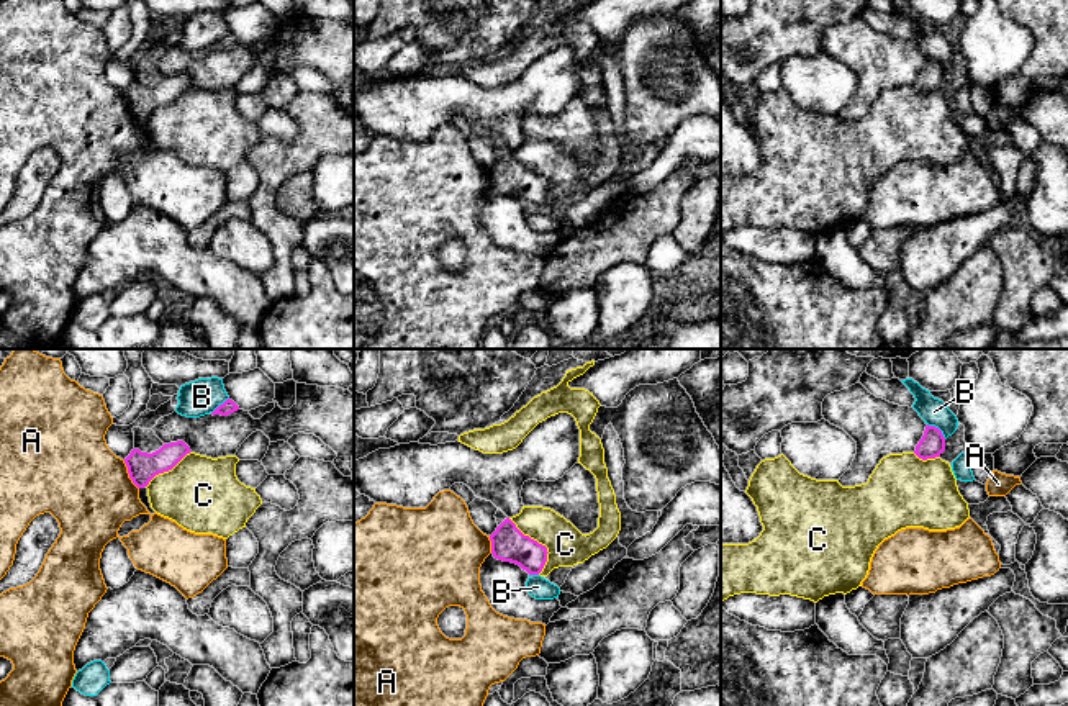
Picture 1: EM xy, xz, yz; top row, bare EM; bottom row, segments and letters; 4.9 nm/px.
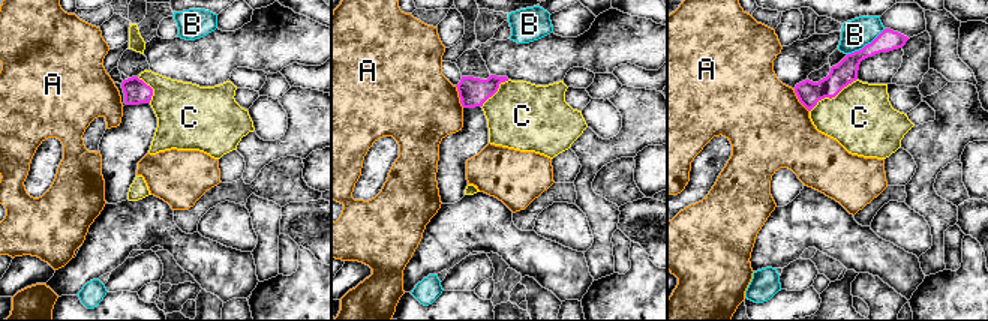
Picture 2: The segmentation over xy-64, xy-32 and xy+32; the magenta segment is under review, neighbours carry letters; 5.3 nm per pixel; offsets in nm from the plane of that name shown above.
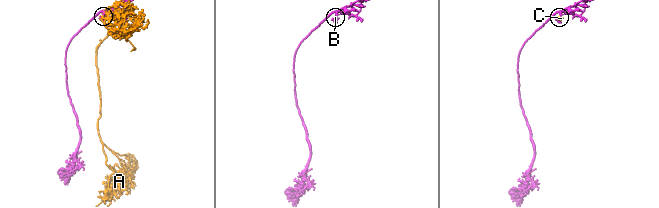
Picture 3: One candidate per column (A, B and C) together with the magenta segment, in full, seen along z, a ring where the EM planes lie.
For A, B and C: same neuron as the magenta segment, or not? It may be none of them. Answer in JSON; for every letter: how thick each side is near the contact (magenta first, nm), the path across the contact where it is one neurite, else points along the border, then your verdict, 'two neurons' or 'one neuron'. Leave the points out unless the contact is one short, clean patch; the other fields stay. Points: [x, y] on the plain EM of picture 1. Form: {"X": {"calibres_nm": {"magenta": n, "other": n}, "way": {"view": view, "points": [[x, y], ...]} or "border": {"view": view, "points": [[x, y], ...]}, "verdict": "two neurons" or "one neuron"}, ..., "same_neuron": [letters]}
{"A": {"calibres_nm": {"magenta": 150, "other": 420}, "verdict": "two neurons"}, "B": {"calibres_nm": {"magenta": 120, "other": 140}, "border": {"view": "yz", "points": [[927, 56], [934, 58], [945, 71]]}, "verdict": "two neurons"}, "C": {"calibres_nm": {"magenta": 170, "other": 190}, "border": {"view": "xz", "points": [[508, 151], [524, 167], [546, 181], [547, 194], [539, 207]]}, "verdict": "two neurons"}, "same_neuron": []}

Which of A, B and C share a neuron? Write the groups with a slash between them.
A / B / C

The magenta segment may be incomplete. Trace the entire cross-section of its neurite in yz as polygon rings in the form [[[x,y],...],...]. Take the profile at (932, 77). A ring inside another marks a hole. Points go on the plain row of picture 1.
[[[925,59],[924,69],[916,79],[914,87],[922,92],[935,92],[945,84],[945,70],[942,64],[935,59]]]

